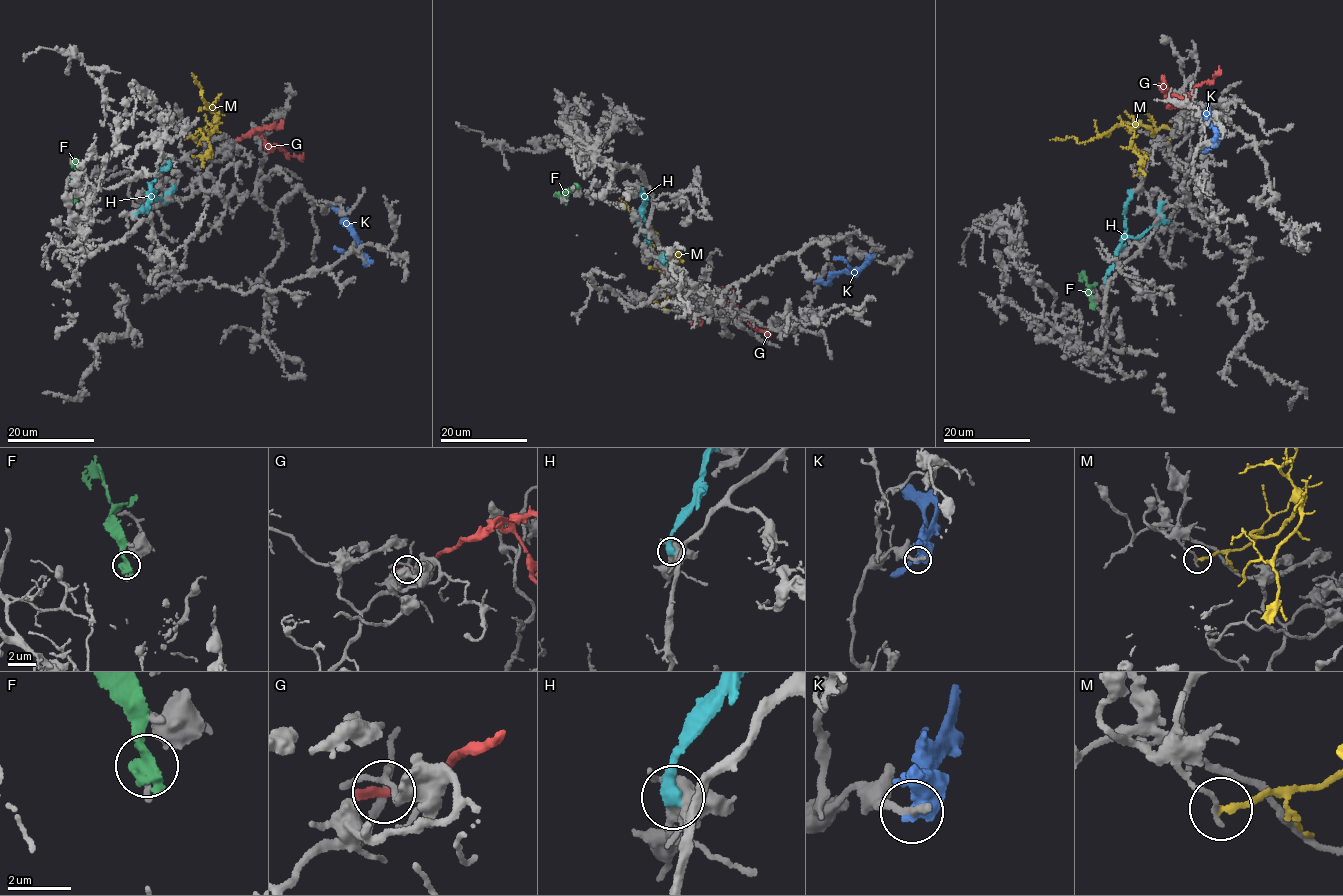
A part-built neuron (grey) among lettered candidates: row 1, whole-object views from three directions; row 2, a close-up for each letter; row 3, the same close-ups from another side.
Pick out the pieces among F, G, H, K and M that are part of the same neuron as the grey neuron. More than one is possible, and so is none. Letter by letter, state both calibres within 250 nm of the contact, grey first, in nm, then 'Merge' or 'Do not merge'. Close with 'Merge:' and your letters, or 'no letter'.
F: Thickness 240 nm (grey) against 480 nm. Do not merge
G: Thickness 160 nm (grey) against 360 nm. Do not merge
H: Thickness 500 nm (grey) against 400 nm. Do not merge
K: Thickness 280 nm (grey) against 650 nm. Do not merge
M: Thickness 150 nm (grey) against 220 nm. Do not merge
Merge: no letter

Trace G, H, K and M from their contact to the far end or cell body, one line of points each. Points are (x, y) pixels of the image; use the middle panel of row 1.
G: (695, 324), (701, 320), (703, 300), (708, 295), (727, 304), (755, 328), (766, 332), (768, 337)
H: (637, 184), (644, 201), (643, 216), (663, 253), (660, 257), (665, 265)
K: (868, 256), (852, 274), (838, 273), (815, 283)
M: (653, 300), (664, 303), (669, 273), (659, 266), (656, 237), (646, 219), (619, 197)

